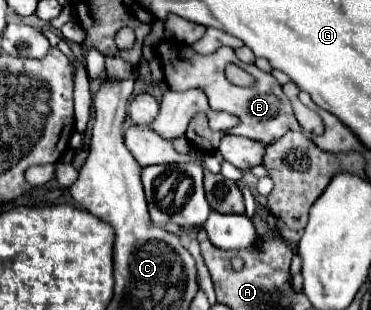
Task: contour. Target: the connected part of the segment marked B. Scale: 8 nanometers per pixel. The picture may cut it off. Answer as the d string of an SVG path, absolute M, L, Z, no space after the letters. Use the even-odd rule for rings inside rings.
M162 41L162 43L156 45L156 55L162 61L164 81L172 91L202 89L206 93L206 97L208 97L208 103L210 103L212 111L226 111L226 113L232 113L232 115L236 115L240 119L240 123L234 129L230 129L228 133L250 137L254 141L270 145L270 143L278 141L286 131L302 131L302 127L298 125L298 121L296 121L296 117L292 113L288 97L282 93L280 83L272 75L260 71L256 65L244 65L236 57L234 49L220 47L212 55L198 55L188 45L178 45L176 41ZM228 63L234 63L234 65L242 67L246 73L250 73L254 77L254 85L252 87L232 85L224 77L224 67Z

